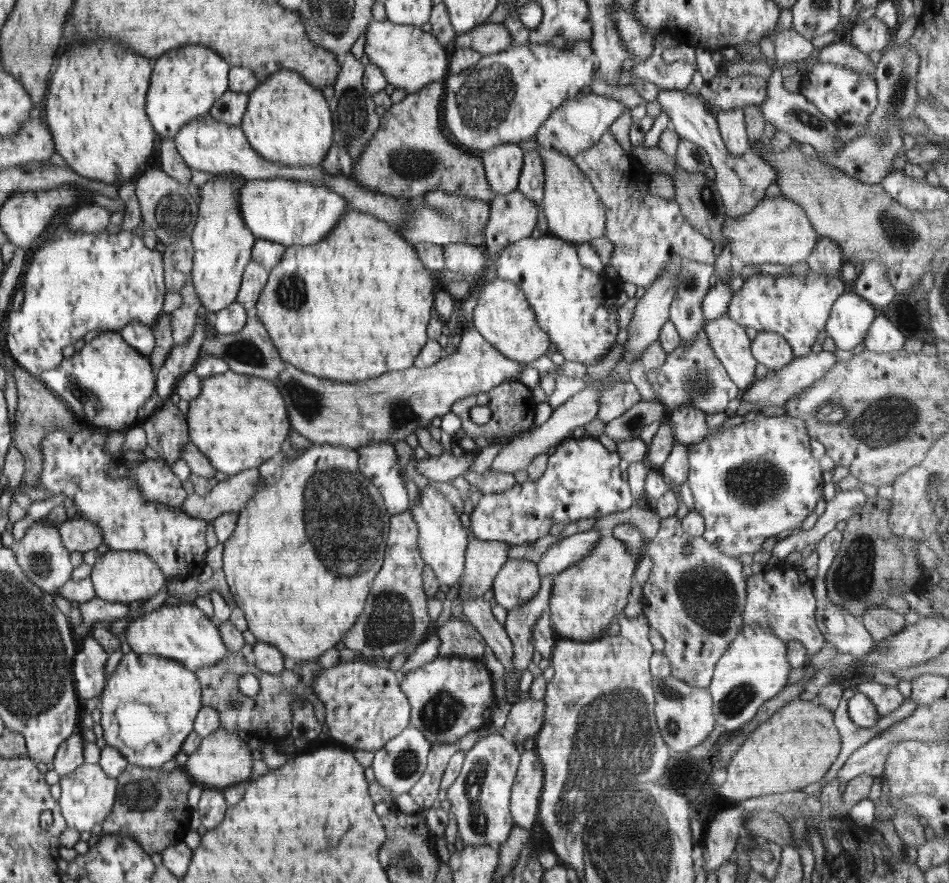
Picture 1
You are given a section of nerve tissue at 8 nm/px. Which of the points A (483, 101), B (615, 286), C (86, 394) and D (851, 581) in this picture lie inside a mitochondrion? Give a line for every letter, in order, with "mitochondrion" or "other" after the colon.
A: mitochondrion
B: other
C: mitochondrion
D: mitochondrion

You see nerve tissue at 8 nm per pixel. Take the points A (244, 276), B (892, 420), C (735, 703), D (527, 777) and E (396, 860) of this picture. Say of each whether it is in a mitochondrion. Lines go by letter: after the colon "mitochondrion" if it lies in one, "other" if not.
A: other
B: mitochondrion
C: mitochondrion
D: other
E: mitochondrion

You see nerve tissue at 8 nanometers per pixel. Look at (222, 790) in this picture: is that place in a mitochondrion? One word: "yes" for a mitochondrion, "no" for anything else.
no

